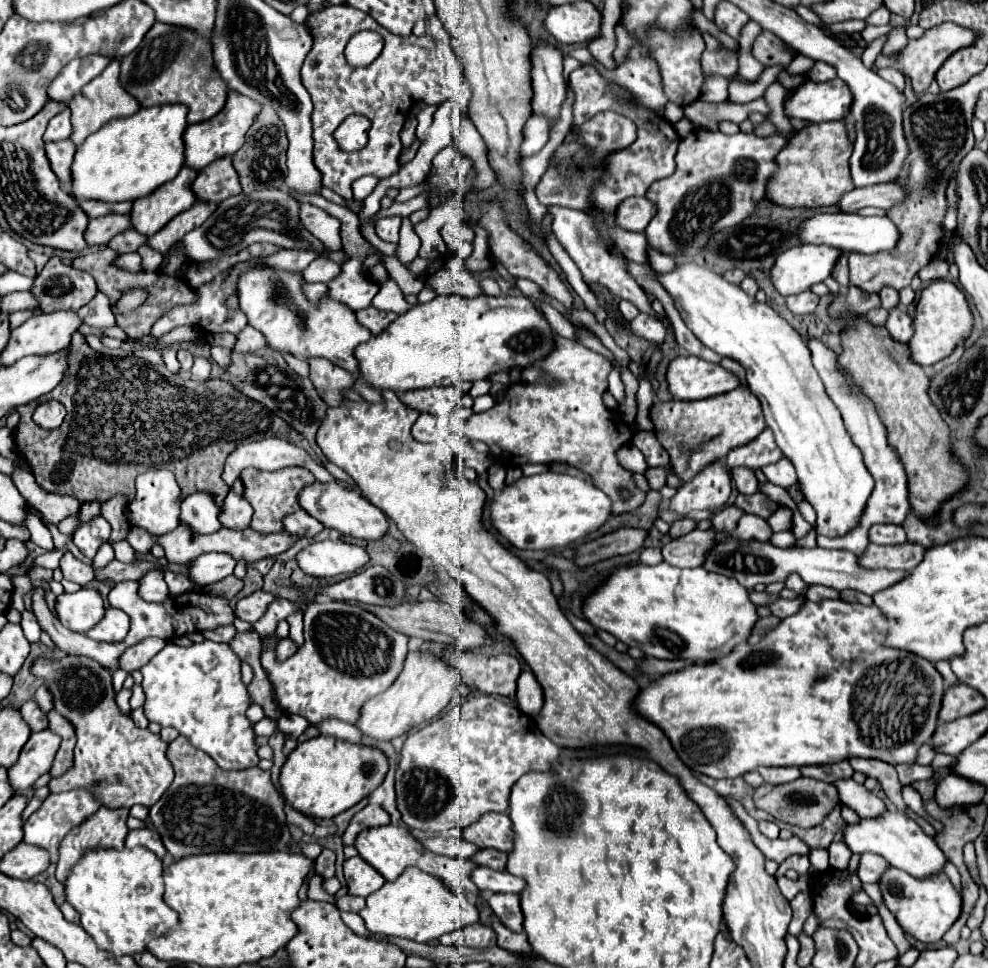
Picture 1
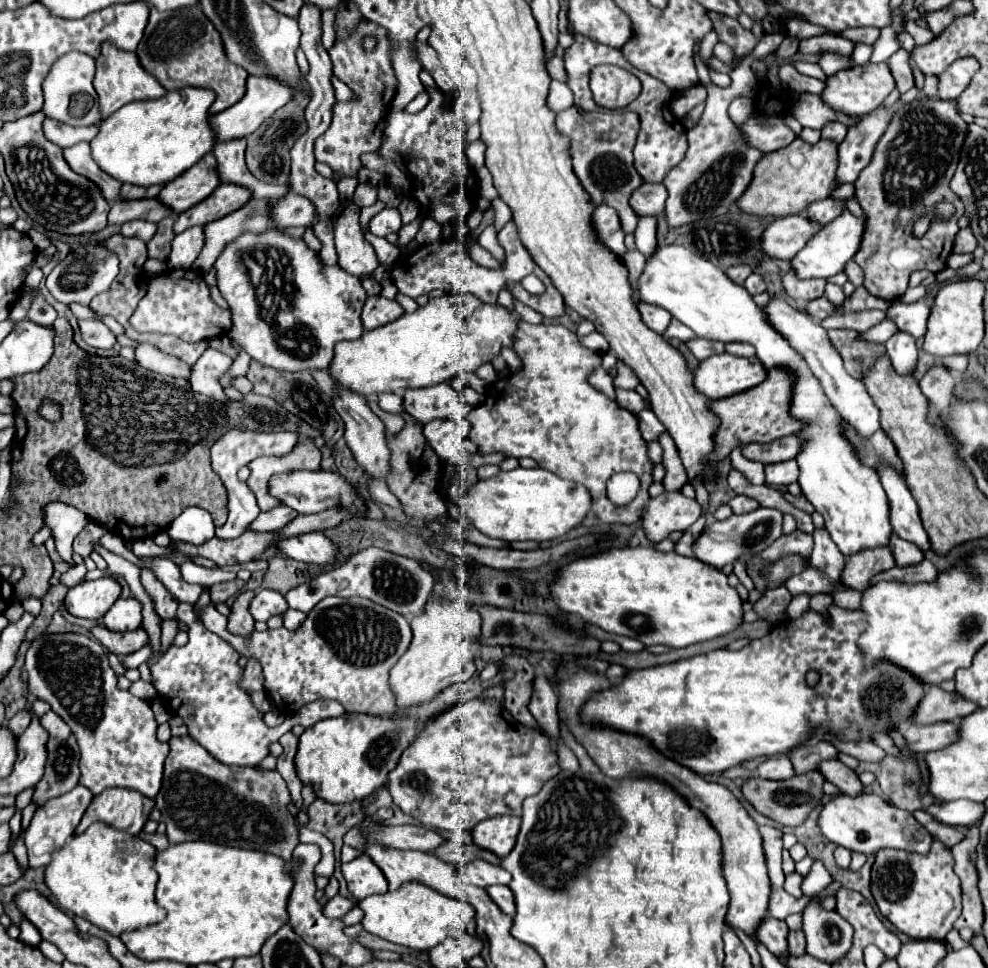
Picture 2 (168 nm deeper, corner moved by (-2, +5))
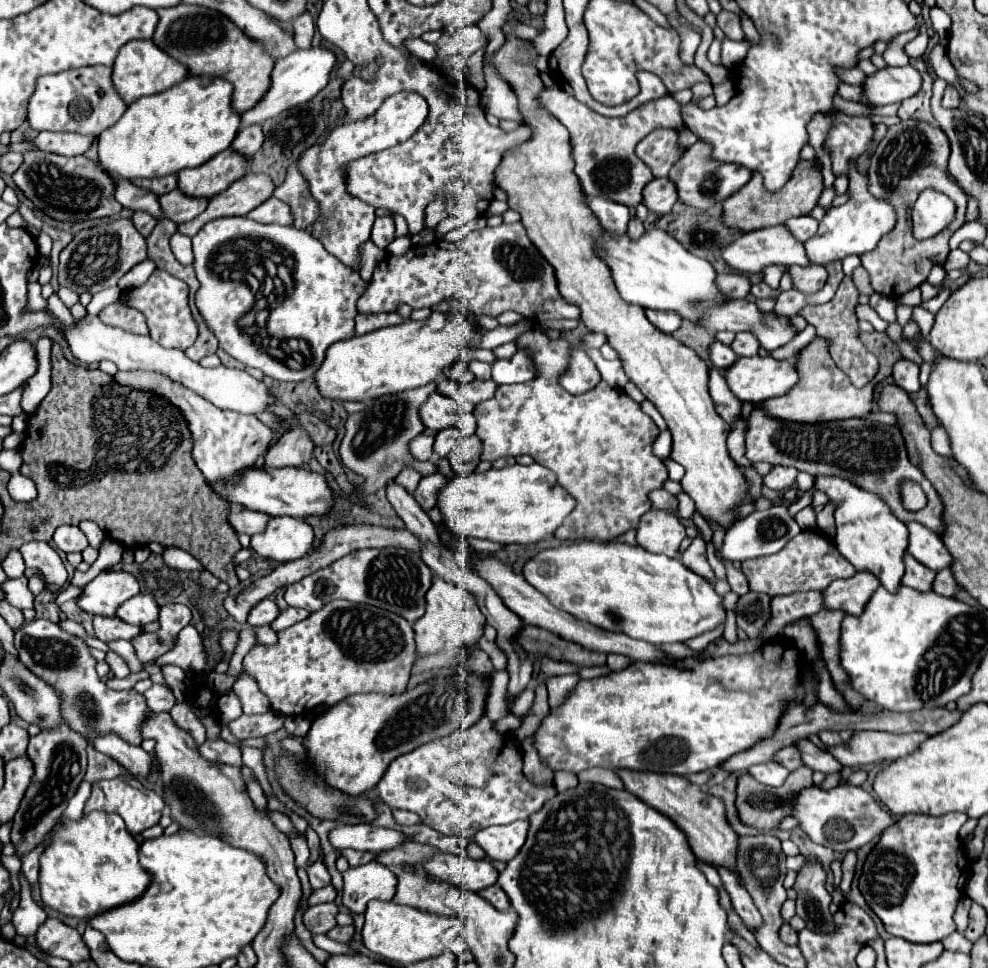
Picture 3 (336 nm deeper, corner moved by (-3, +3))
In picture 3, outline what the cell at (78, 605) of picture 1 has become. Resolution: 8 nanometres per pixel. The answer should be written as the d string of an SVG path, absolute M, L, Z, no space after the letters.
M103 571L87 583L79 597L79 605L91 615L115 615L117 607L139 591L139 581L131 573Z

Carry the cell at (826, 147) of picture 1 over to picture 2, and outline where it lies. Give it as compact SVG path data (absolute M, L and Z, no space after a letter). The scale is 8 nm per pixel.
M794 139L788 147L782 147L780 151L772 151L764 155L754 171L754 179L748 187L748 191L738 199L738 207L746 213L758 215L758 217L786 217L786 215L798 215L802 213L810 203L826 199L832 195L832 191L838 189L836 179L836 167L838 167L838 145L830 139L820 139L816 145L810 145L802 139Z

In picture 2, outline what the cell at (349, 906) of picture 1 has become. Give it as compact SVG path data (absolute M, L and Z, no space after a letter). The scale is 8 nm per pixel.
M336 895L336 897L332 897L332 899L324 905L324 915L334 917L334 919L340 919L340 917L344 917L352 907L354 907L354 901L350 901L350 899L342 897L342 895Z

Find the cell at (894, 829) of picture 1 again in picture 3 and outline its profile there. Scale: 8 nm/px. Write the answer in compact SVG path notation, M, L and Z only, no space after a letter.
M811 785L809 789L799 791L797 799L793 801L791 817L799 821L799 829L813 843L843 853L863 847L873 837L879 837L883 829L895 823L891 813L885 811L871 793L853 785L837 785L833 789L821 789L819 785Z

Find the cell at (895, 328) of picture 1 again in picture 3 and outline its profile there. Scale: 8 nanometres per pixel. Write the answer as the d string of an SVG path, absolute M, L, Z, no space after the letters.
M901 359L901 361L895 363L893 379L895 379L895 385L905 389L907 393L917 393L921 389L921 385L919 385L919 367L909 359Z

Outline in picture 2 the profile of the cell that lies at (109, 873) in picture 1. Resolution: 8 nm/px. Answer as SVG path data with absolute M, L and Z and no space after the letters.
M92 823L84 833L68 841L52 855L52 863L46 867L46 885L64 909L116 937L164 919L166 911L154 899L158 883L154 869L158 851L154 845L102 823Z

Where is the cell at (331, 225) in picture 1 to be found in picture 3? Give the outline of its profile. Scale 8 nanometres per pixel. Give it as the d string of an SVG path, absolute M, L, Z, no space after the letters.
M275 197L261 203L257 209L247 213L247 217L257 221L257 223L279 223L279 225L293 223L293 215L289 213L289 205L285 205L283 201L279 201Z

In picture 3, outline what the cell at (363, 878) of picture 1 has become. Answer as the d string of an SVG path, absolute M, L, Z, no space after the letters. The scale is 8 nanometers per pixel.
M375 861L347 869L343 873L343 905L351 913L365 913L365 907L371 899L389 901L397 889L397 875Z

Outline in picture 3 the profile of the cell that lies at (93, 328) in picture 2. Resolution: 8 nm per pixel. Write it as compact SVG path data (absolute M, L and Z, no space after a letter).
M55 293L47 299L47 309L49 309L63 325L73 325L73 317L71 317L69 309L63 305L63 301L61 301Z

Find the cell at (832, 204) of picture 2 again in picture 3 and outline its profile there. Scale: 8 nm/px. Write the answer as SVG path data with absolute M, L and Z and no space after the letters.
M805 215L805 217L795 217L795 219L785 221L785 227L789 229L789 233L793 233L793 237L795 237L797 241L803 241L803 243L817 233L817 225L819 225L819 223L817 223L813 217L809 217L809 215Z

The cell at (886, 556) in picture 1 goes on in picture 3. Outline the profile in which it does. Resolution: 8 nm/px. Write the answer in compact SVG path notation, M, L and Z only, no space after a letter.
M867 571L855 573L849 579L837 579L823 591L823 607L829 611L841 609L847 615L859 617L877 587L877 577Z

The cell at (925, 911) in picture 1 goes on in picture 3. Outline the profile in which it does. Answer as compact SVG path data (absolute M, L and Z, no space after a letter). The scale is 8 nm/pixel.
M949 813L941 817L903 815L899 821L895 821L895 825L881 833L877 845L871 849L863 863L859 891L863 893L873 913L883 921L889 935L901 937L911 943L935 943L955 931L953 913L963 895L965 881L971 869L969 859L963 853L963 843L959 839L959 829L965 821L965 813Z

